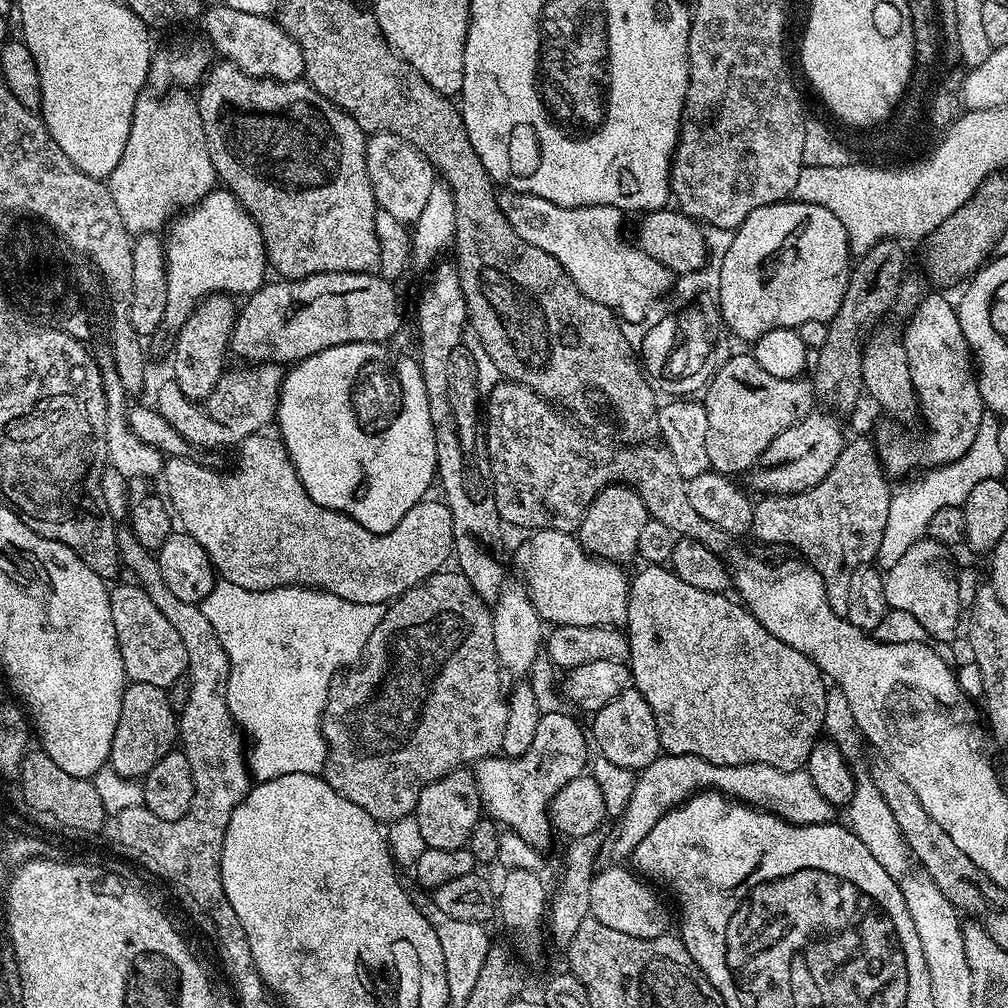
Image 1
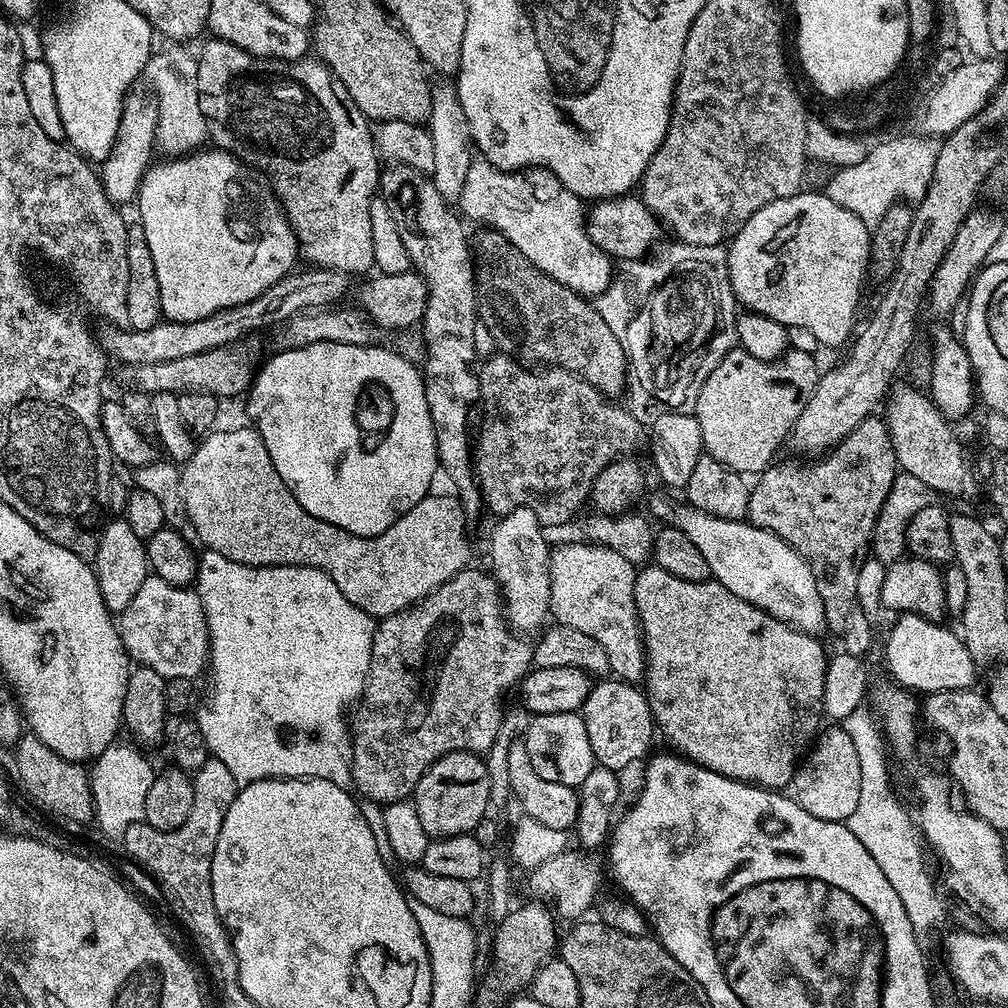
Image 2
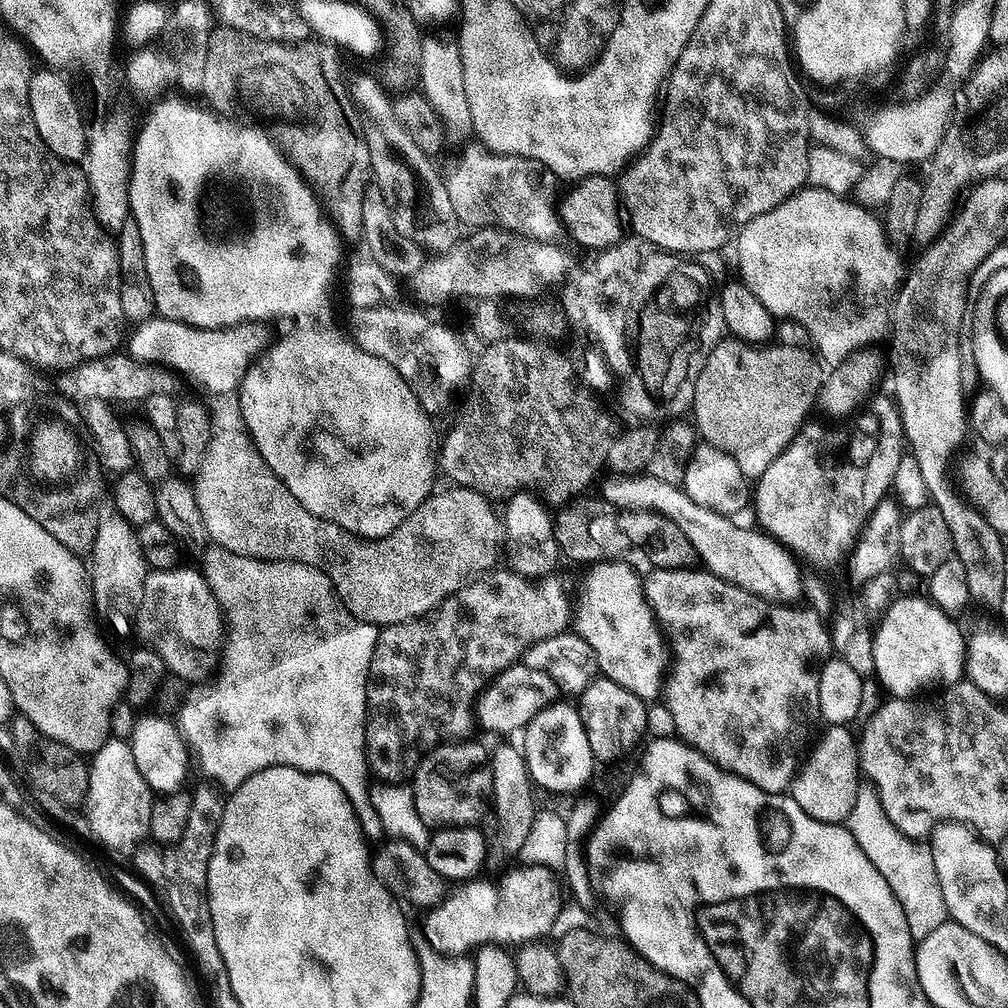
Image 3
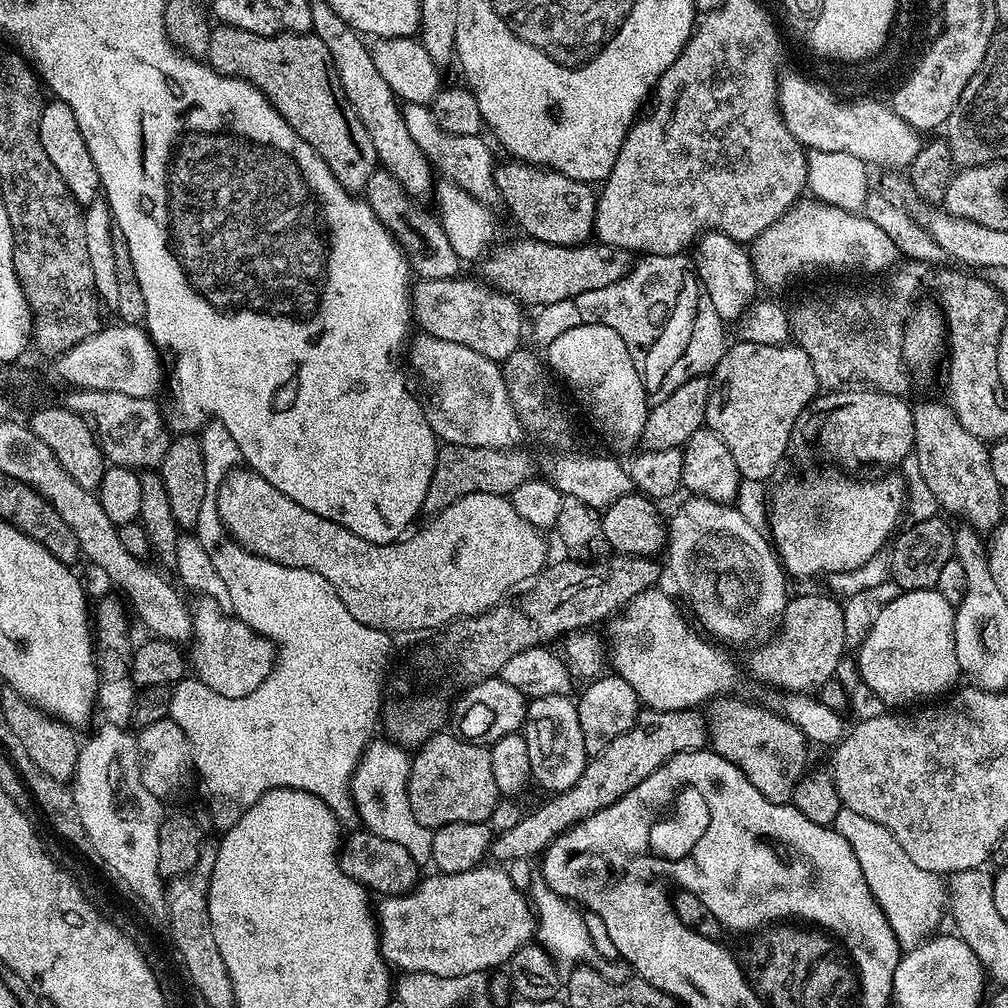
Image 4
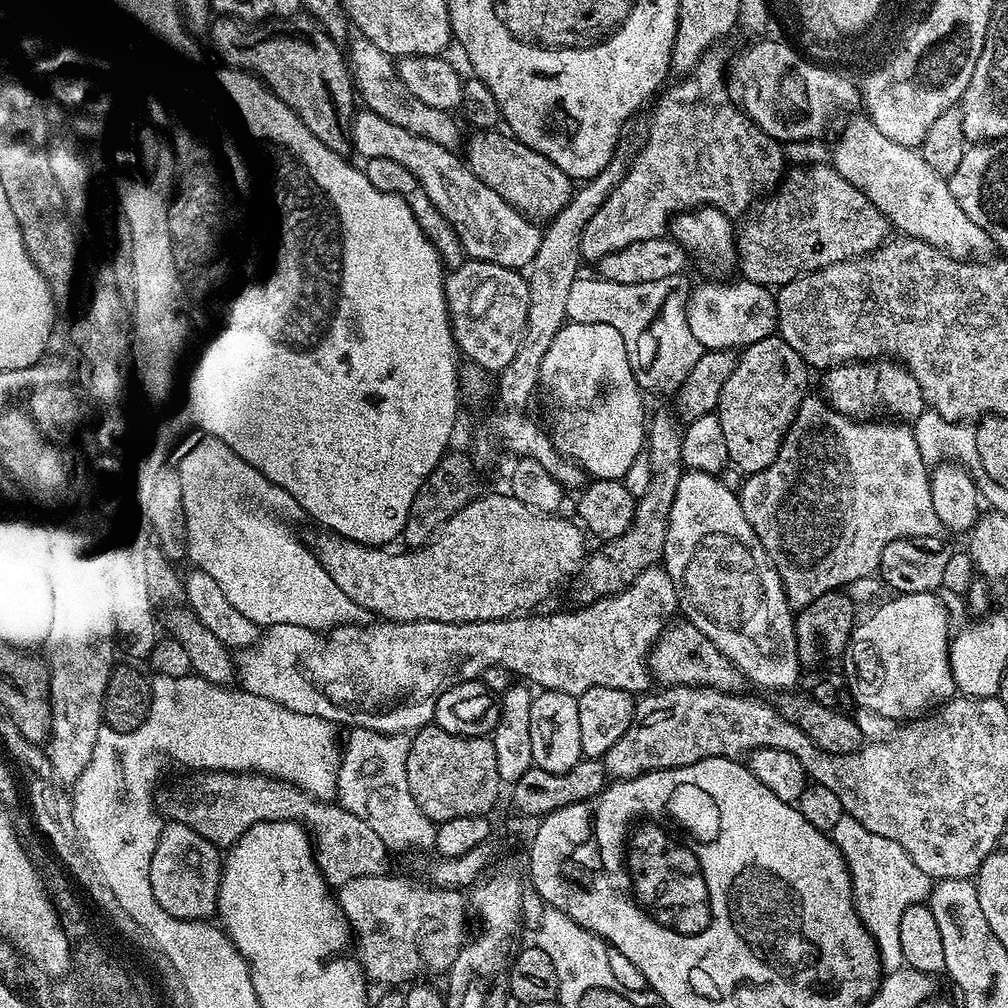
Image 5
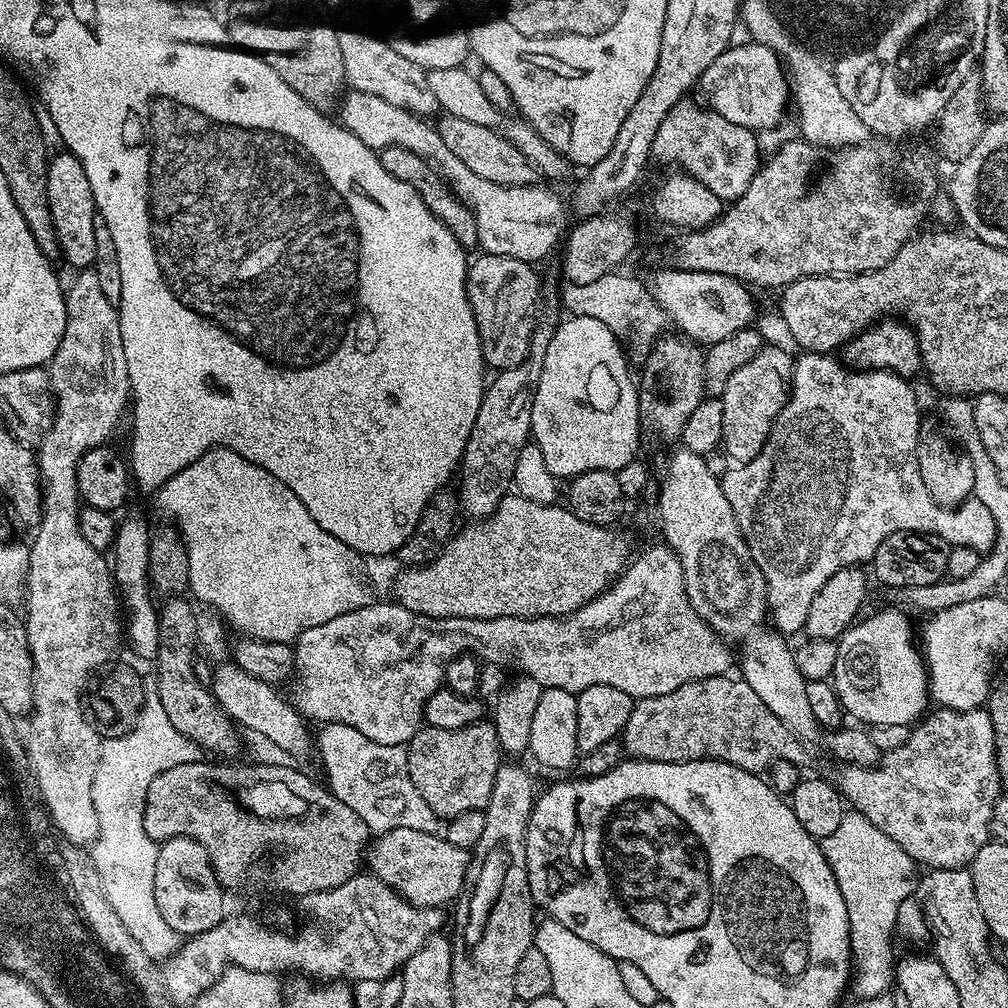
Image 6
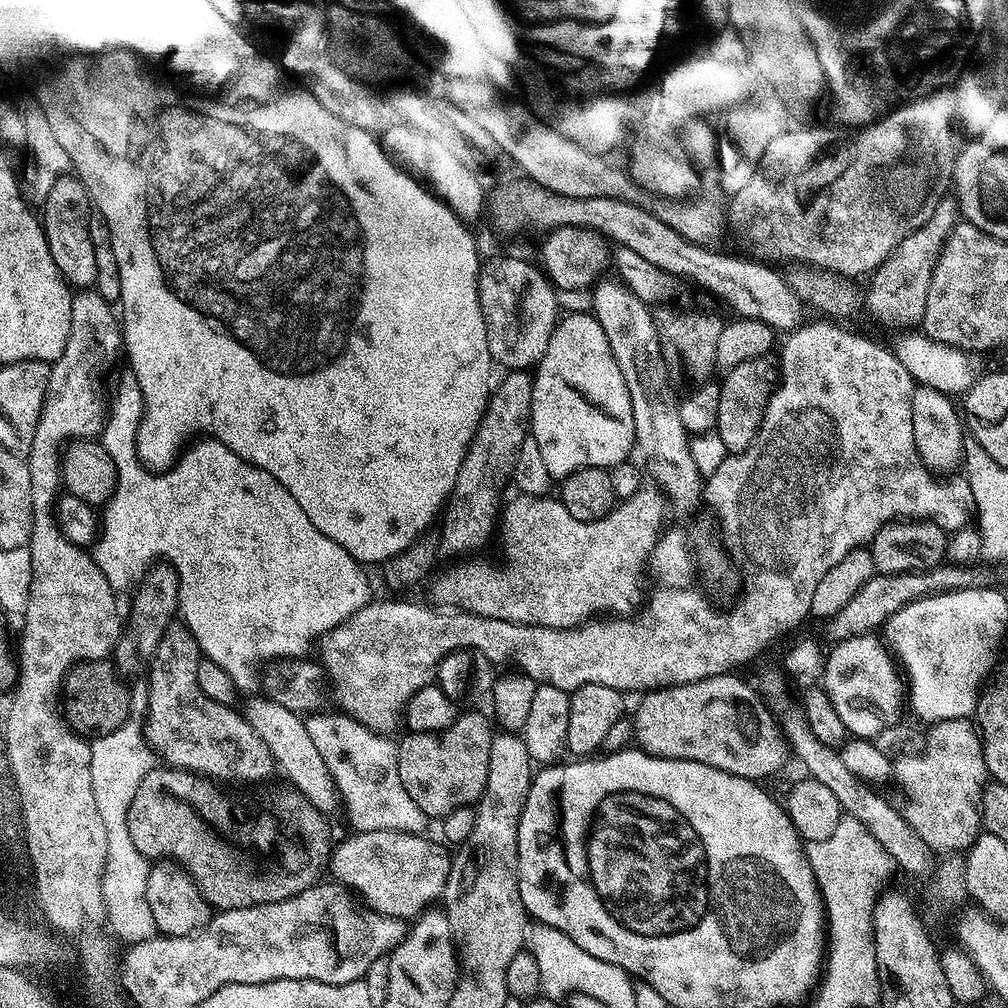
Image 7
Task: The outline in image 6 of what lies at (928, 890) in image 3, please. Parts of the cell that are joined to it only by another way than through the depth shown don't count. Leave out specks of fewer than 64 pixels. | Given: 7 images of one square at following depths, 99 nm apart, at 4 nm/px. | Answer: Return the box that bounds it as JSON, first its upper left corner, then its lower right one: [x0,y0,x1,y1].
[822,811,918,1000]

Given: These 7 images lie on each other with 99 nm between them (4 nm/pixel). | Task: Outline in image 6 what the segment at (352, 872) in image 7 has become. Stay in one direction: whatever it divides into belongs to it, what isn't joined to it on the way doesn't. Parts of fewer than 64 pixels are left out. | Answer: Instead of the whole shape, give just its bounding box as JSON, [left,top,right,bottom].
[366,830,470,908]

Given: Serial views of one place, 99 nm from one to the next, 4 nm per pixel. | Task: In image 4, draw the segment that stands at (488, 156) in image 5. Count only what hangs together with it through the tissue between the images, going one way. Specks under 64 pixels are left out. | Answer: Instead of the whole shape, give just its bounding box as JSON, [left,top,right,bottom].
[496,158,598,246]

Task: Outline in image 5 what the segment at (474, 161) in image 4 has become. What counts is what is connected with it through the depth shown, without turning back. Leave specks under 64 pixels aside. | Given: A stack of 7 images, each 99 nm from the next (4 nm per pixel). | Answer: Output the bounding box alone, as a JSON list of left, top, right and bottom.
[350,35,460,150]

